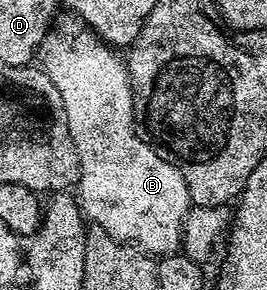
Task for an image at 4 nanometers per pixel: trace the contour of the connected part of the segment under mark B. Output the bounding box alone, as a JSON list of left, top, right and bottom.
[40,19,192,258]

